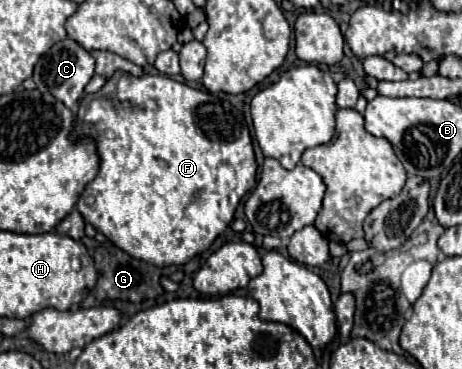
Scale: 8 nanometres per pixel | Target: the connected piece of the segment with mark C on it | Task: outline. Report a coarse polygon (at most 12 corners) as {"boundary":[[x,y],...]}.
{"boundary":[[72,39],[34,65],[36,89],[68,109],[94,75],[94,59]]}

